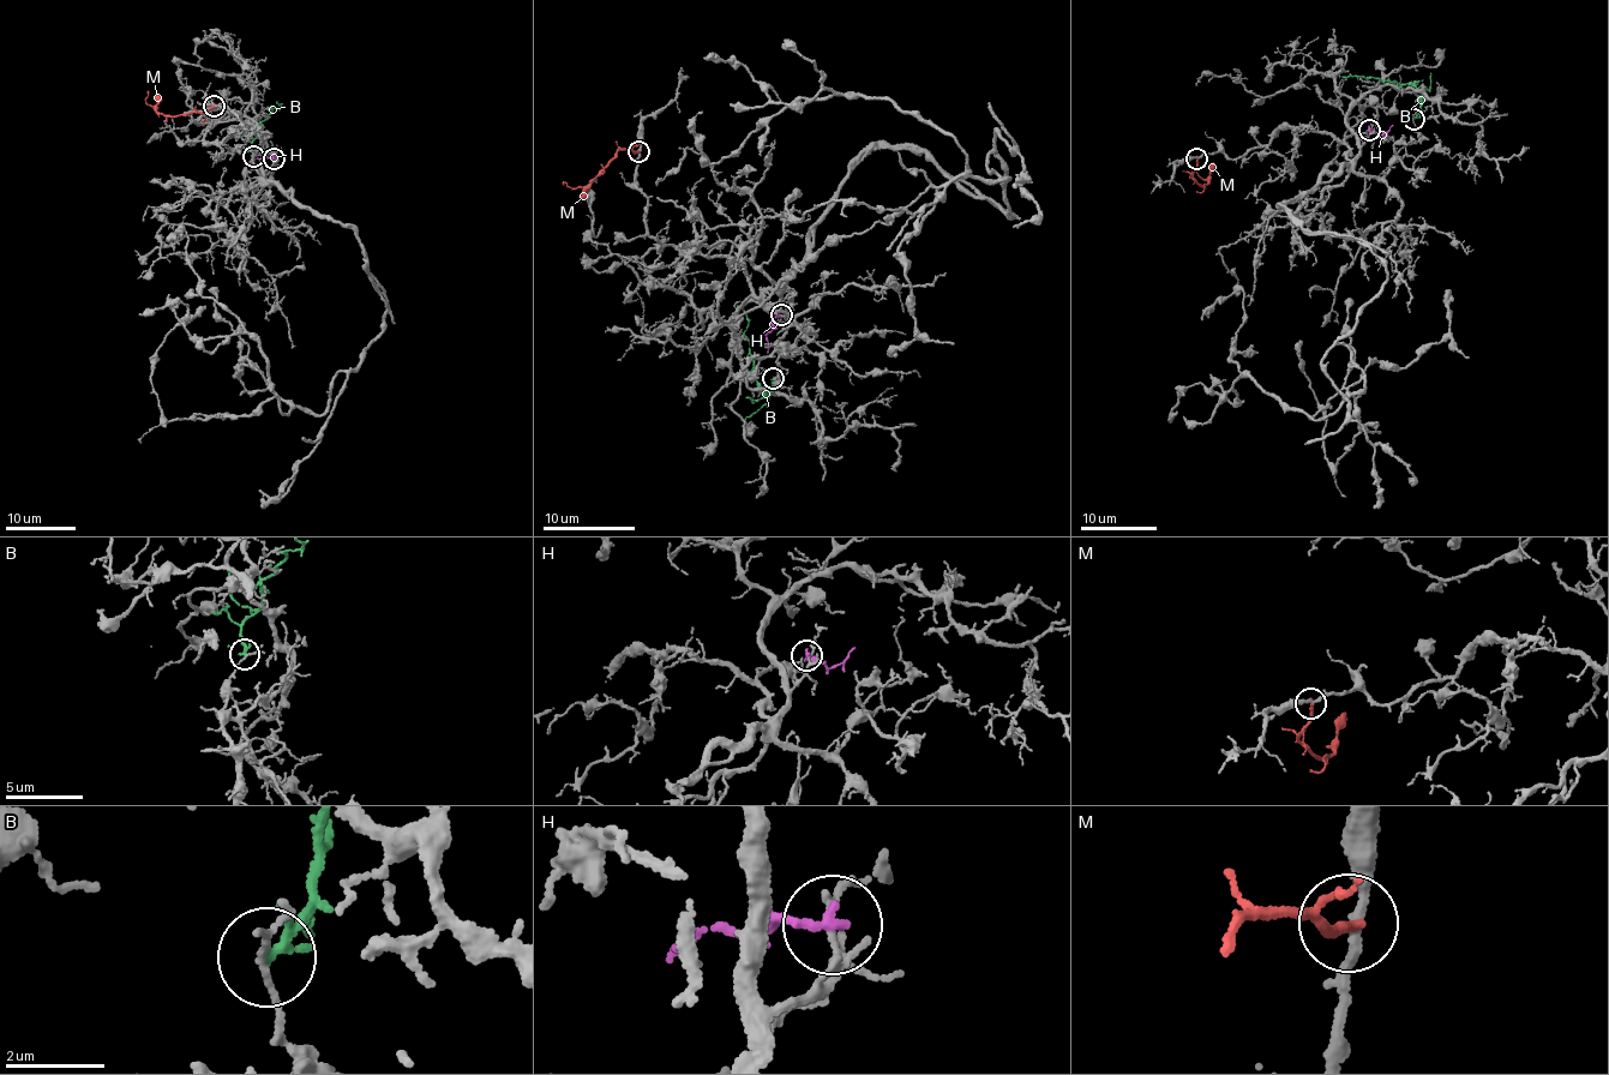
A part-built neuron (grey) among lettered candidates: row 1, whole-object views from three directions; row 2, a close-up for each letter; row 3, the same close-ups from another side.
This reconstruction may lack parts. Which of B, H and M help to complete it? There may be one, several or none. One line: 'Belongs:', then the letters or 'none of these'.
Belongs: none of these

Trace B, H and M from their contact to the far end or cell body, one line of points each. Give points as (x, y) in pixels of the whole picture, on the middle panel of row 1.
B: (773, 378), (767, 396), (767, 390), (752, 377), (750, 342), (743, 332), (749, 318), (737, 305)
H: (782, 314), (773, 319), (767, 337), (768, 354)
M: (637, 150), (622, 149), (589, 186), (576, 188), (562, 184)

